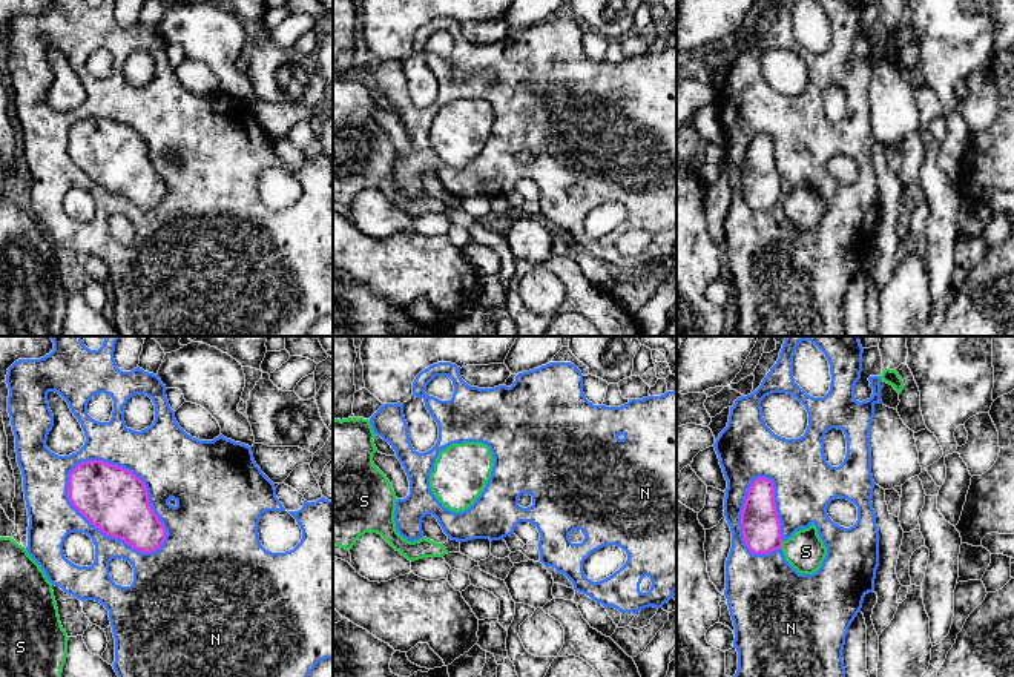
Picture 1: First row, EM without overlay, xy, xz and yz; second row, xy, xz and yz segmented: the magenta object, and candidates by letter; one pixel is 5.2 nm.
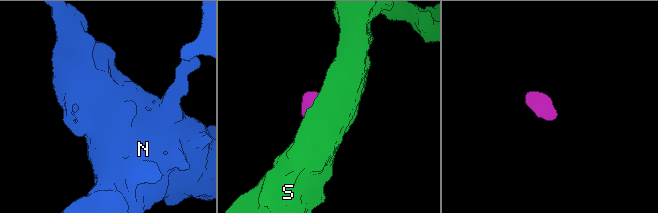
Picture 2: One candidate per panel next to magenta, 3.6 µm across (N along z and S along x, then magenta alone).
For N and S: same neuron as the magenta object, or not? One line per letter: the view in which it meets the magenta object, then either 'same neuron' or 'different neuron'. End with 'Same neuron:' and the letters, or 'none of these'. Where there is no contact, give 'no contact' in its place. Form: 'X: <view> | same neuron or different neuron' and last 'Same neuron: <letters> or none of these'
N: xy | different neuron
S: yz | same neuron
Same neuron: S

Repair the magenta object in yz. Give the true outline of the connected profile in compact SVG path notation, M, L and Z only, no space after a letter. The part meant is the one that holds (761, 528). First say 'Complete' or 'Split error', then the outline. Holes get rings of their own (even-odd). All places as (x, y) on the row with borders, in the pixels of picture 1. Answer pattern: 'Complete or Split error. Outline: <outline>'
Split error. Outline: M758 477L750 485L741 513L741 525L744 543L753 554L767 554L781 548L785 560L799 574L816 573L827 556L827 547L815 523L796 531L787 540L782 539L770 479Z

